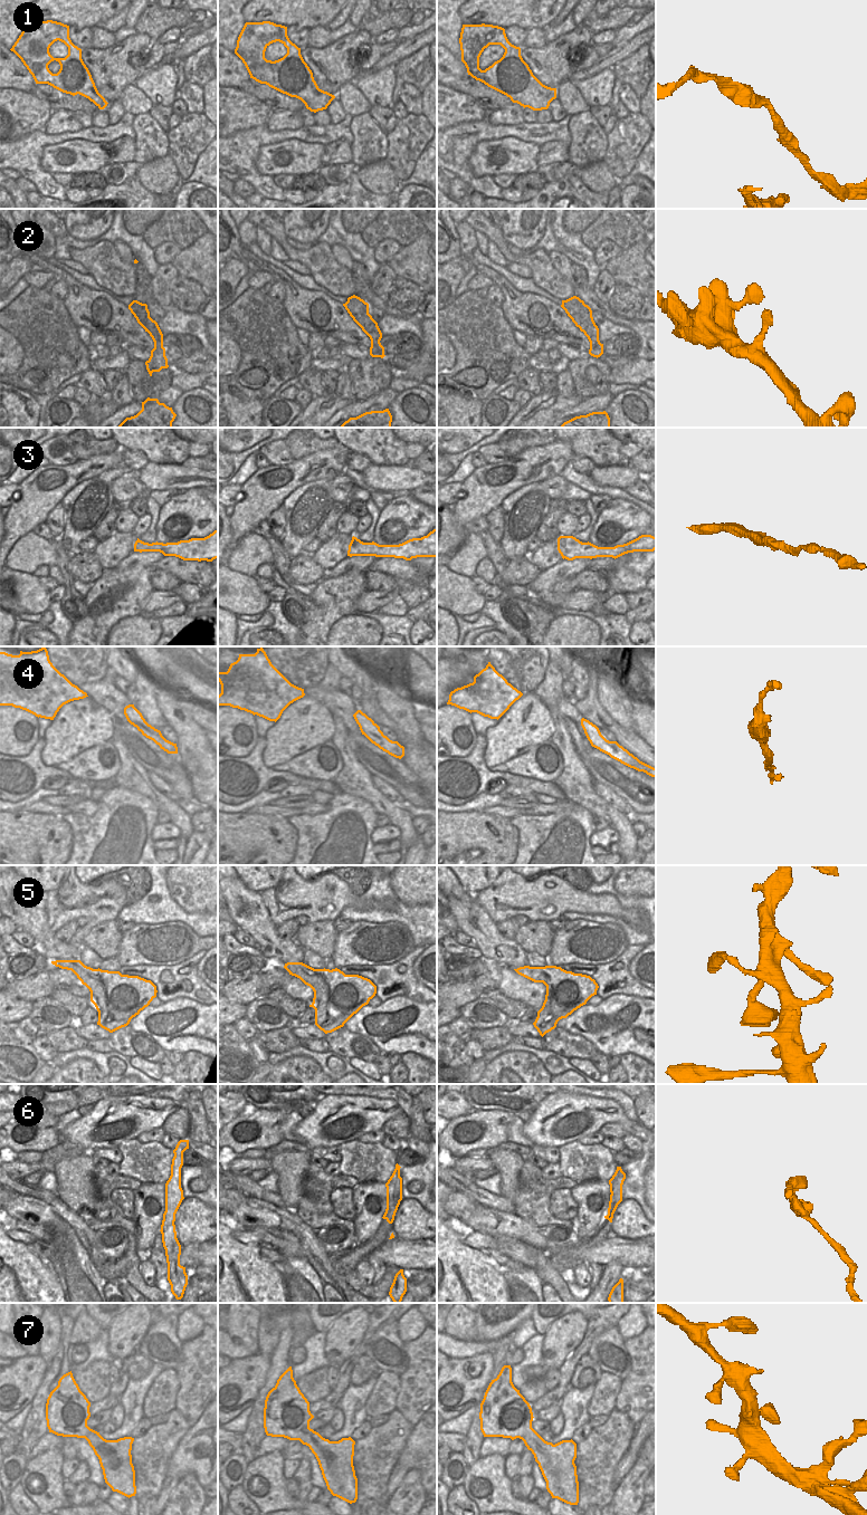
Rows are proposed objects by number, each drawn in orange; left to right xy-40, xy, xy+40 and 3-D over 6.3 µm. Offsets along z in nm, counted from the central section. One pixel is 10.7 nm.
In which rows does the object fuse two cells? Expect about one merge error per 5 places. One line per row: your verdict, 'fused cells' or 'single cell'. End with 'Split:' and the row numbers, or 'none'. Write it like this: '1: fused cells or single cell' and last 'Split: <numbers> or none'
1: single cell
2: single cell
3: single cell
4: single cell
5: single cell
6: fused cells
7: single cell
Split: 6

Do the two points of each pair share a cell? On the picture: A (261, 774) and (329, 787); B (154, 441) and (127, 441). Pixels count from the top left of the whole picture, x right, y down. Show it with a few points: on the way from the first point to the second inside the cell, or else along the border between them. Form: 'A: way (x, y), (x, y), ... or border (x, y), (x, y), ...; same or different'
A: way (278, 775), (285, 775), (292, 779), (312, 784); same
B: way (148, 441), (134, 441); same

